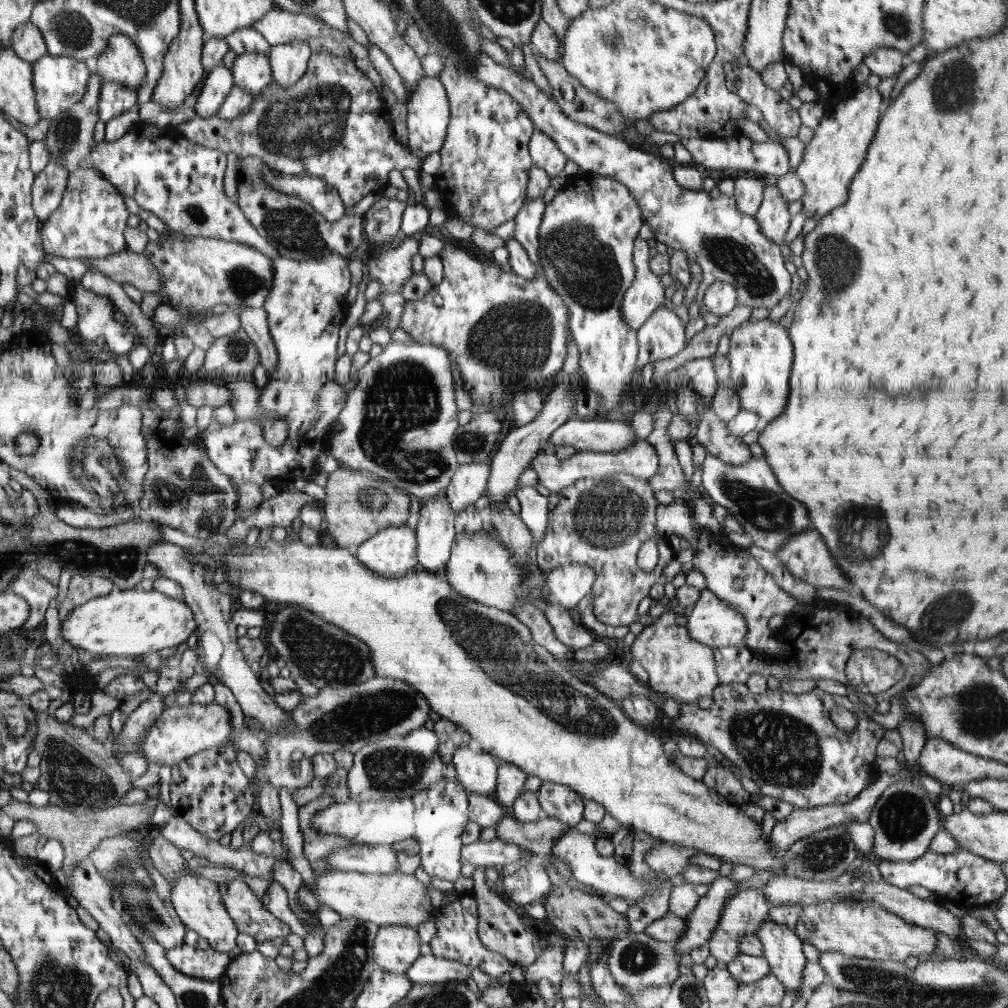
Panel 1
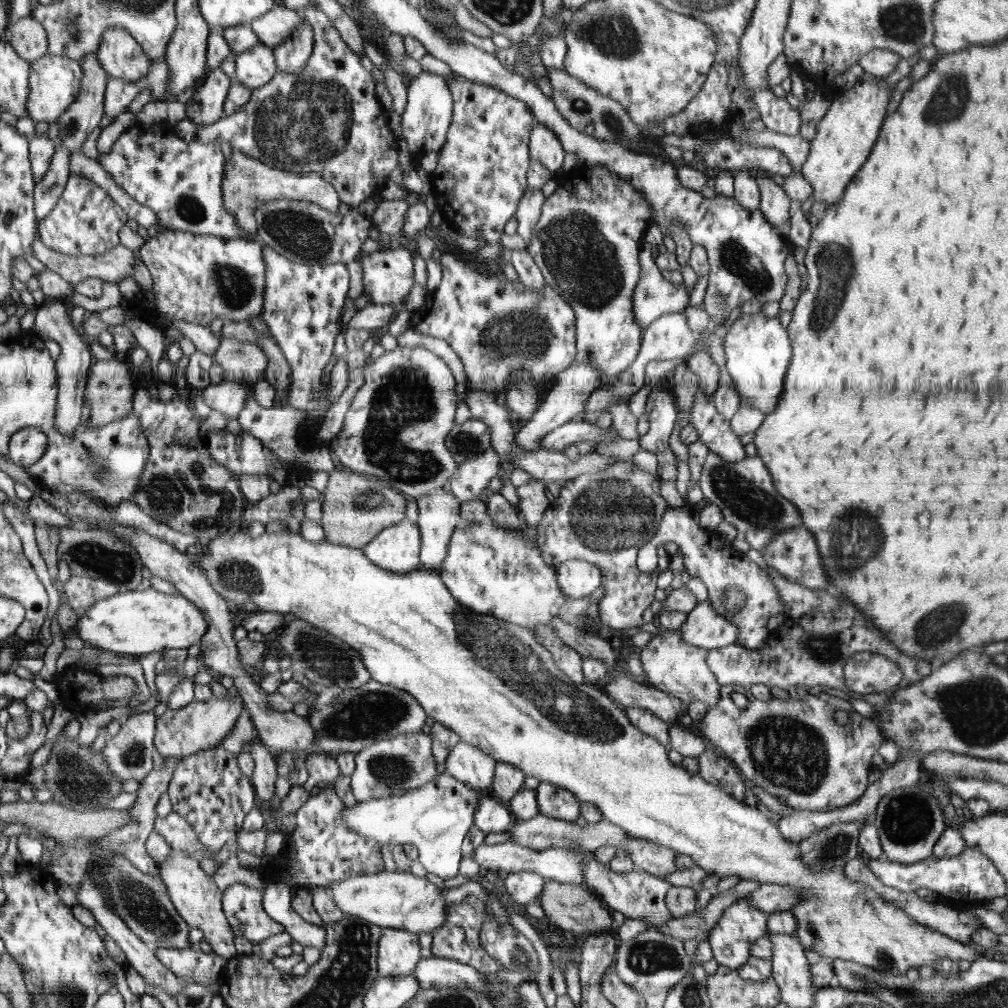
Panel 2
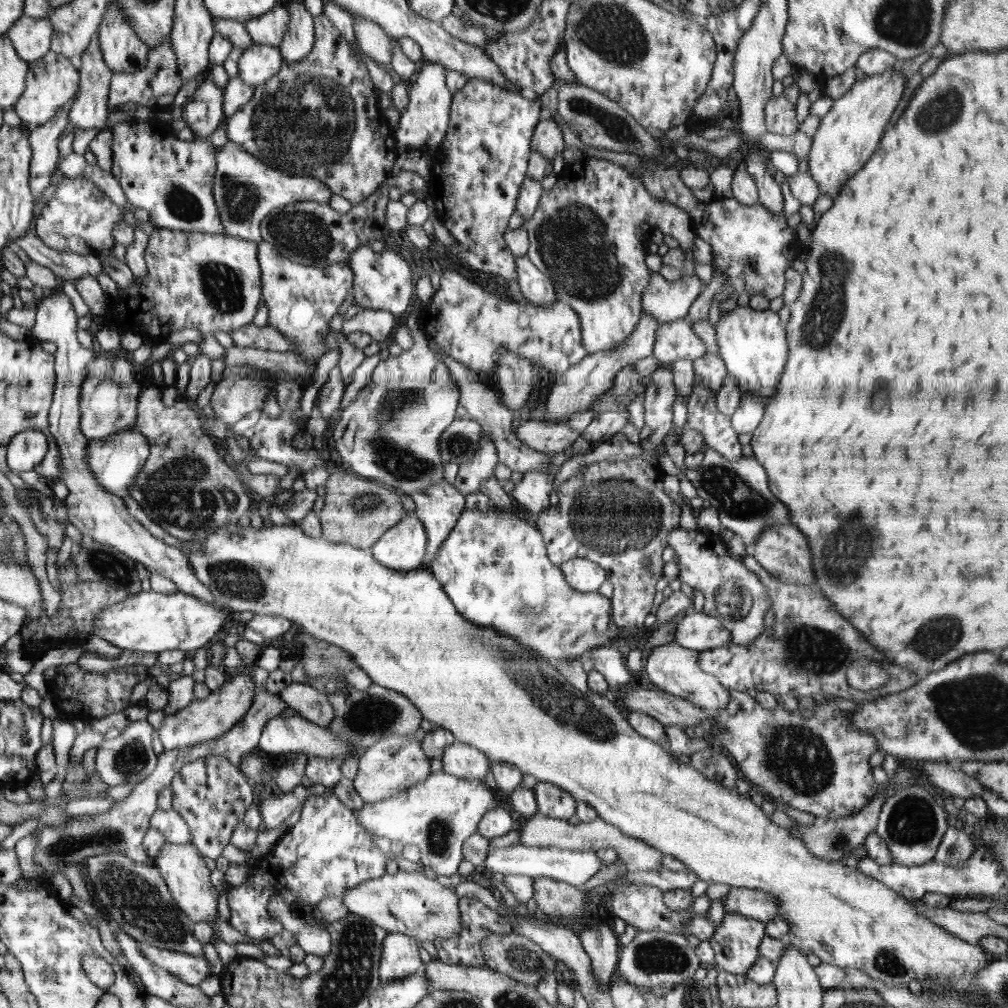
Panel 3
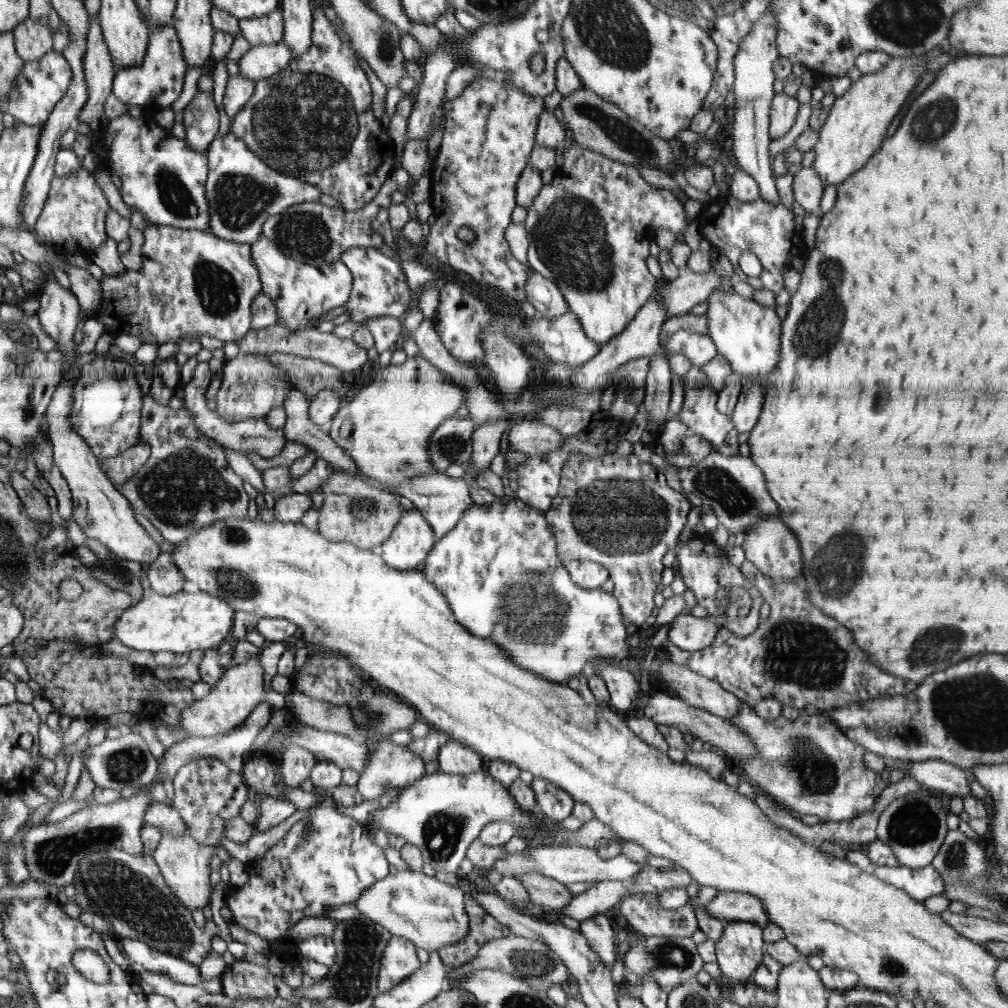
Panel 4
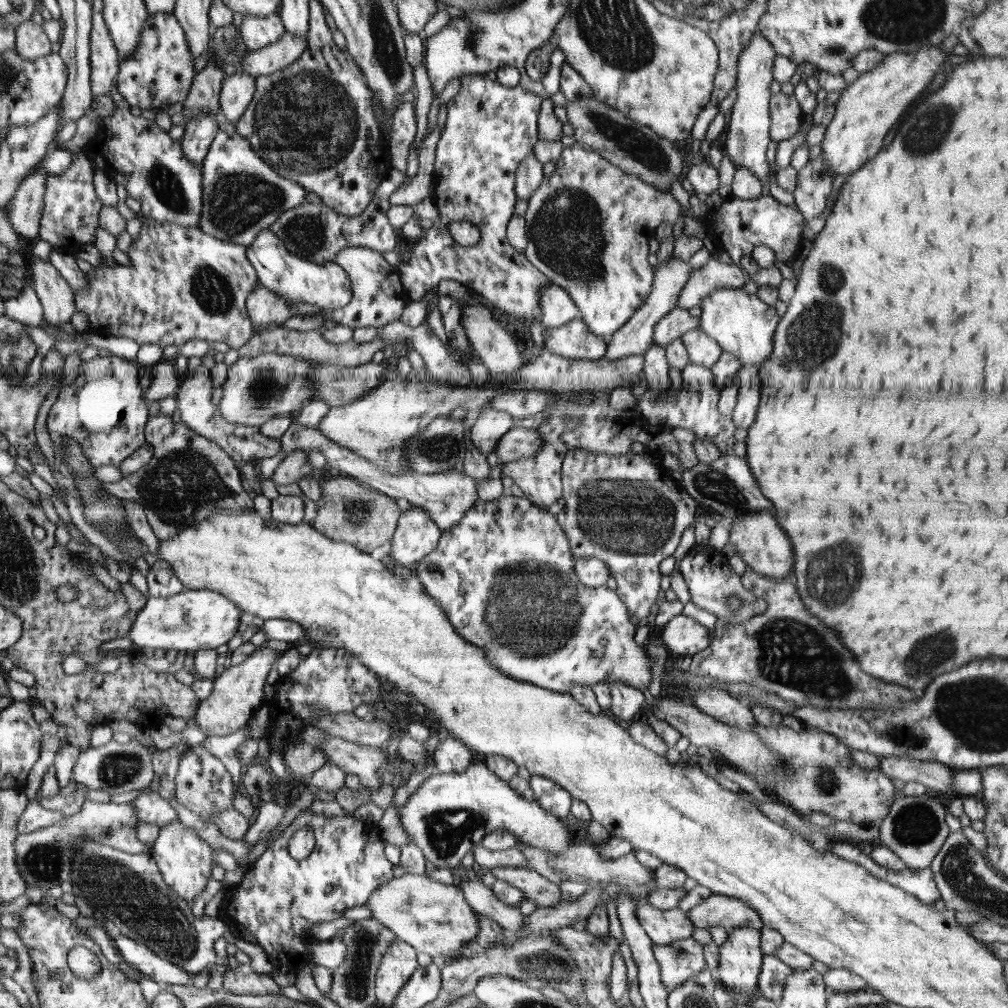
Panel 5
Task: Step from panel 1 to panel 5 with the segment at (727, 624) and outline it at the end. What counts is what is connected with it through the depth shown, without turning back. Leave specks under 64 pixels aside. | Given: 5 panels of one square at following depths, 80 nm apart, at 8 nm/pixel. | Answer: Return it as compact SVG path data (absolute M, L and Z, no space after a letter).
M680 613L664 625L661 642L671 651L670 660L678 655L694 656L710 643L708 628L694 618Z

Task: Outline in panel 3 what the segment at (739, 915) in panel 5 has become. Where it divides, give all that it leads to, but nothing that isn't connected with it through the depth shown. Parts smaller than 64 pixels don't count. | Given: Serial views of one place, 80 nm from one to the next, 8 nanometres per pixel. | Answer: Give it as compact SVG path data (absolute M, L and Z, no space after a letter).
M732 887L724 898L726 913L737 912L764 924L779 914L775 896L763 890Z

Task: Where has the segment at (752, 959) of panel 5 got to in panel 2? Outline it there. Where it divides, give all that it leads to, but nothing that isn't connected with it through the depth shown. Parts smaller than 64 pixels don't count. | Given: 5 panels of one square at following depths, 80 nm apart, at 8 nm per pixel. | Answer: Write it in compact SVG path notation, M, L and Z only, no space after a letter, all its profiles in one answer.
M744 897L726 907L722 916L711 928L706 940L710 943L716 962L736 971L750 958L751 944L764 937L767 931L767 914L758 907L753 907Z

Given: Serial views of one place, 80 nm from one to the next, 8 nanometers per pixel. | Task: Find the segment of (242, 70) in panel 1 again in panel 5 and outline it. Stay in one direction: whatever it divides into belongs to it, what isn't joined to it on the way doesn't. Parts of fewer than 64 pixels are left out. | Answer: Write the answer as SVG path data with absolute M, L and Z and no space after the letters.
M286 31L276 43L259 48L256 52L248 51L242 68L244 73L254 76L254 79L272 75L294 64L302 52L306 52L306 47L306 36L295 36Z

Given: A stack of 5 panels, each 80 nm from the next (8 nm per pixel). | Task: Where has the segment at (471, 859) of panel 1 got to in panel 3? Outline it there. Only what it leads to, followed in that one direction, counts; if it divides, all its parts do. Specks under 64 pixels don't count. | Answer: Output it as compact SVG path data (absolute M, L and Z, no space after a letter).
M522 843L503 848L490 847L483 861L492 872L500 872L504 875L528 875L533 878L544 876L579 887L588 882L601 866L605 865L600 863L594 850L568 850L554 846L528 847Z

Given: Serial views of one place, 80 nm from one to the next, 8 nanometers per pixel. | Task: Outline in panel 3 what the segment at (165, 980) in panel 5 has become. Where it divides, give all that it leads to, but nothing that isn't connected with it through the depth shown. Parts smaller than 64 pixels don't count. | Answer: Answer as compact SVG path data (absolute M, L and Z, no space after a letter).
M139 943L139 949L153 963L169 970L182 982L198 986L203 980L210 977L210 962L206 957L191 955L190 953L156 948L146 943Z

